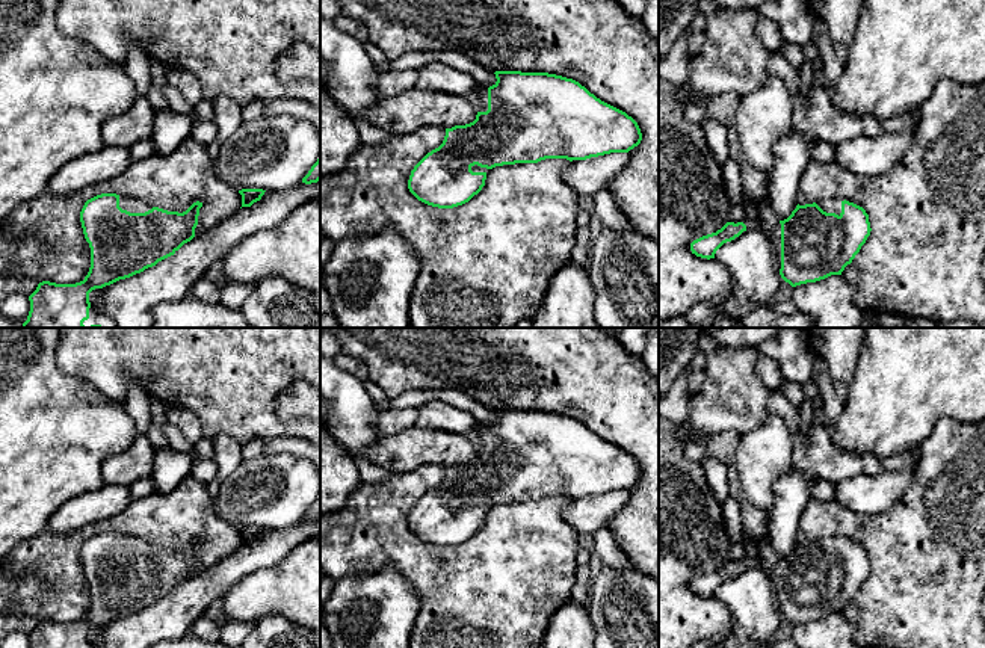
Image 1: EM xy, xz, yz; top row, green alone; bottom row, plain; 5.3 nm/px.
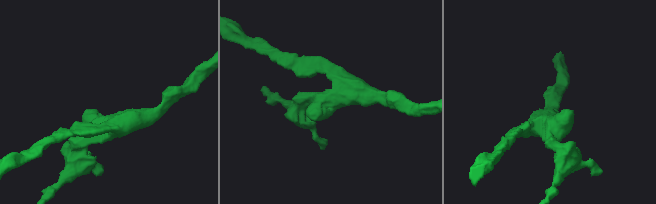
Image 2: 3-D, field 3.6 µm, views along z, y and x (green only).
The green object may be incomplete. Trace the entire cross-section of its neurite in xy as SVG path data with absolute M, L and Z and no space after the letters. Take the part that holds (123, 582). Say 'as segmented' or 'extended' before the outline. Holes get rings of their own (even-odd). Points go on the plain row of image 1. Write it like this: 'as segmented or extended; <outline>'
extended; M101 532L88 538L80 550L83 572L91 586L88 613L76 622L39 621L29 634L30 648L94 648L89 640L92 628L140 612L190 580L195 575L201 545L202 541L196 539L183 551L168 550L151 545L139 536L116 532Z

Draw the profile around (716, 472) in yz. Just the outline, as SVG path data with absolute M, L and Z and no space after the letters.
M706 455L701 461L710 489L722 503L730 497L728 467L718 458Z

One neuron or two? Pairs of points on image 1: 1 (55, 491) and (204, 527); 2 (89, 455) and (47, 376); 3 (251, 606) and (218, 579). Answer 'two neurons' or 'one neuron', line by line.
1: two neurons
2: one neuron
3: two neurons

